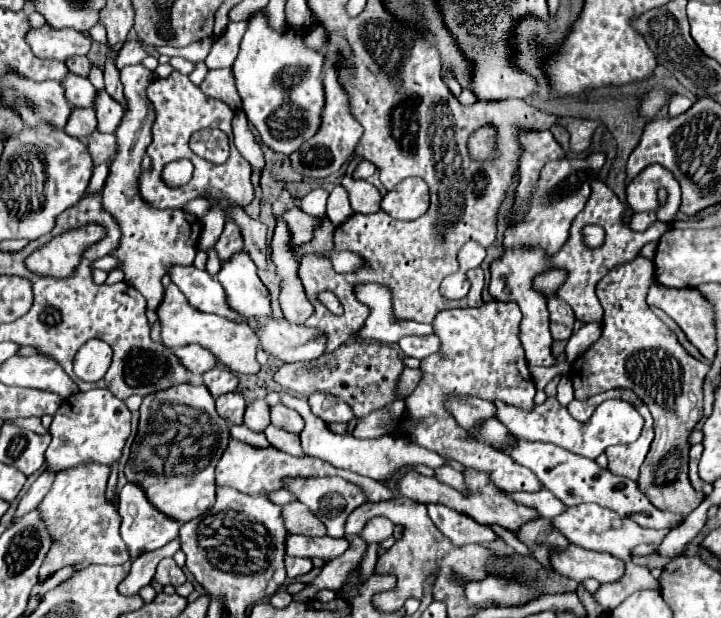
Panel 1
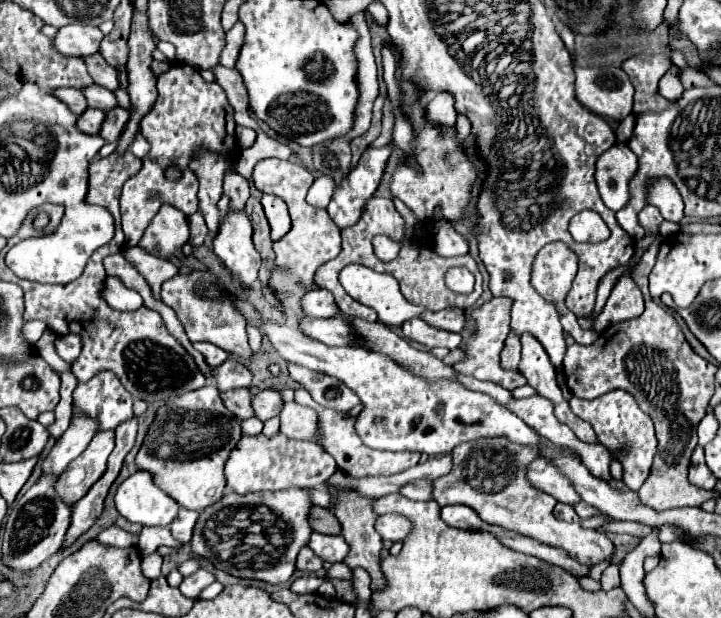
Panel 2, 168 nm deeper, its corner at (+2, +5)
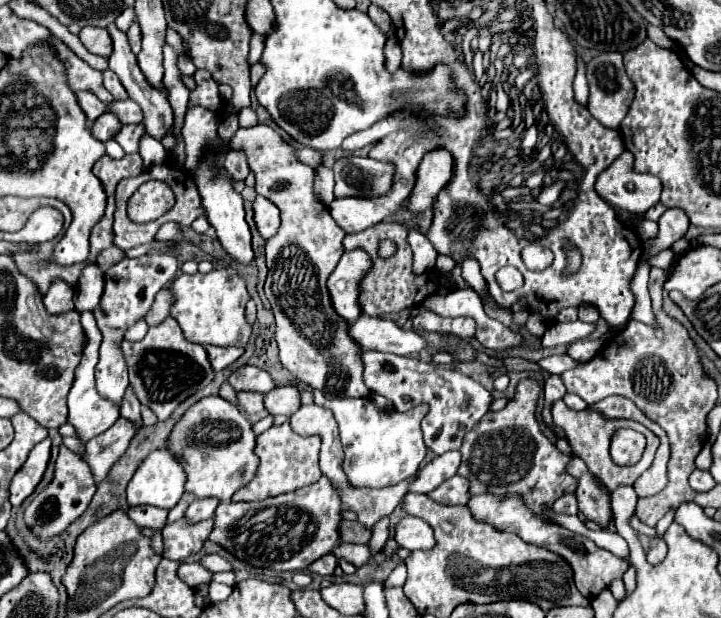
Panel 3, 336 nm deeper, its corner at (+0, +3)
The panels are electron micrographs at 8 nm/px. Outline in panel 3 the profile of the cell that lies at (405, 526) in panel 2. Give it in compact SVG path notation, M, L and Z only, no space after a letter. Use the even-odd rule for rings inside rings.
M404 517L394 527L394 541L408 551L430 549L434 547L434 531L426 521L418 517Z

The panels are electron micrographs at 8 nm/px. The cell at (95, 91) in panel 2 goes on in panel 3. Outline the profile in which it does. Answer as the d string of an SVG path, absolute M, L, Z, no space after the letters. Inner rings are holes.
M130 99L114 101L114 103L106 105L106 107L108 107L110 113L118 115L118 119L120 119L122 123L142 123L142 111L140 111L140 107L138 107L134 101L130 101Z

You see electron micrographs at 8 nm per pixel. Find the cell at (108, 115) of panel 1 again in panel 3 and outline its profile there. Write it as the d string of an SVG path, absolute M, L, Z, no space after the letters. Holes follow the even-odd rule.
M122 125L122 131L114 137L114 141L126 151L126 153L136 153L138 151L138 141L144 133L144 125Z

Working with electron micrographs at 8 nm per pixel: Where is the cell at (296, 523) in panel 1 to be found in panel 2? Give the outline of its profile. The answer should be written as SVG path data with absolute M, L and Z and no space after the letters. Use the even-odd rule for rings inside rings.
M322 507L312 509L312 529L320 531L324 535L340 535L342 533L340 521L334 517L334 513L328 509L322 509Z

